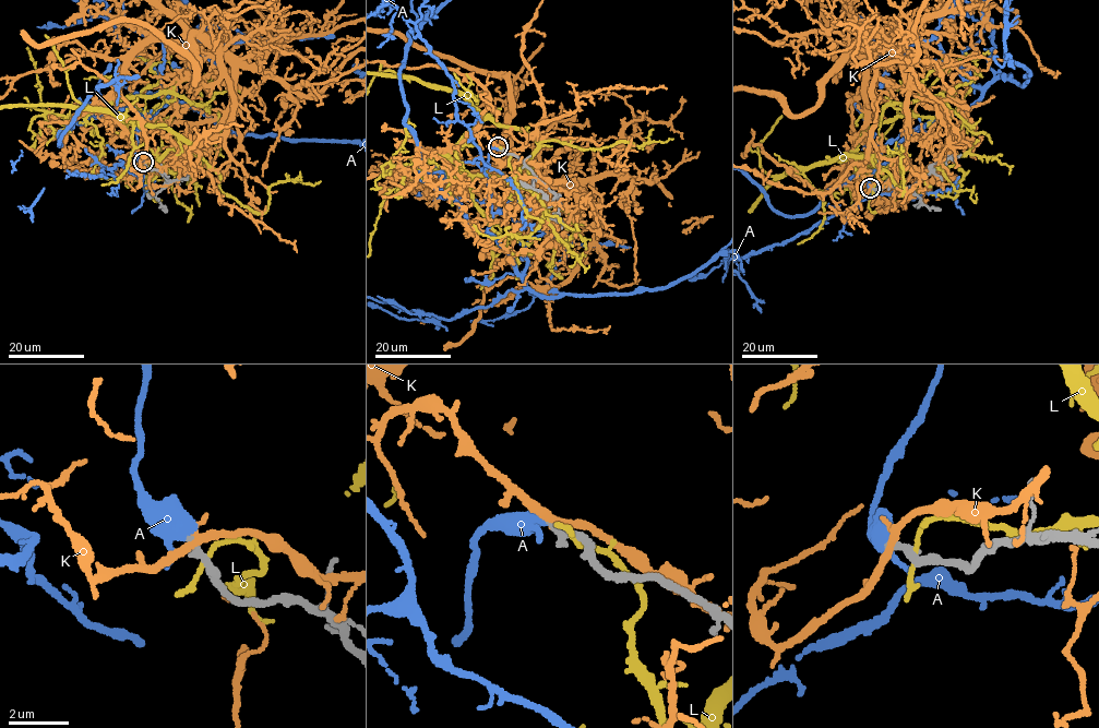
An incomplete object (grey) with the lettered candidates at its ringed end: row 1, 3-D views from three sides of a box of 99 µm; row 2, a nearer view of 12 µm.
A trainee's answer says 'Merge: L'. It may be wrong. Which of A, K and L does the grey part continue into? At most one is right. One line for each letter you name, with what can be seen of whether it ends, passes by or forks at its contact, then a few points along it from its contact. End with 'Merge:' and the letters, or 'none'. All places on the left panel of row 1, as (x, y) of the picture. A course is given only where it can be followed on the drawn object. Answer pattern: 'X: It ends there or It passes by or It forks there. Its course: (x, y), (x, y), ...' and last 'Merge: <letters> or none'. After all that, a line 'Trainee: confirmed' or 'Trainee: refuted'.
Merge: none
Trainee: refuted

